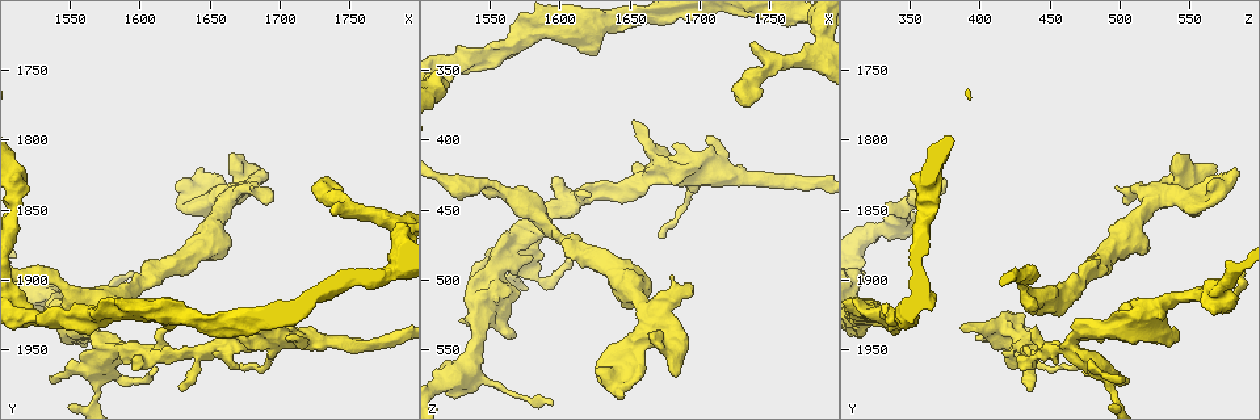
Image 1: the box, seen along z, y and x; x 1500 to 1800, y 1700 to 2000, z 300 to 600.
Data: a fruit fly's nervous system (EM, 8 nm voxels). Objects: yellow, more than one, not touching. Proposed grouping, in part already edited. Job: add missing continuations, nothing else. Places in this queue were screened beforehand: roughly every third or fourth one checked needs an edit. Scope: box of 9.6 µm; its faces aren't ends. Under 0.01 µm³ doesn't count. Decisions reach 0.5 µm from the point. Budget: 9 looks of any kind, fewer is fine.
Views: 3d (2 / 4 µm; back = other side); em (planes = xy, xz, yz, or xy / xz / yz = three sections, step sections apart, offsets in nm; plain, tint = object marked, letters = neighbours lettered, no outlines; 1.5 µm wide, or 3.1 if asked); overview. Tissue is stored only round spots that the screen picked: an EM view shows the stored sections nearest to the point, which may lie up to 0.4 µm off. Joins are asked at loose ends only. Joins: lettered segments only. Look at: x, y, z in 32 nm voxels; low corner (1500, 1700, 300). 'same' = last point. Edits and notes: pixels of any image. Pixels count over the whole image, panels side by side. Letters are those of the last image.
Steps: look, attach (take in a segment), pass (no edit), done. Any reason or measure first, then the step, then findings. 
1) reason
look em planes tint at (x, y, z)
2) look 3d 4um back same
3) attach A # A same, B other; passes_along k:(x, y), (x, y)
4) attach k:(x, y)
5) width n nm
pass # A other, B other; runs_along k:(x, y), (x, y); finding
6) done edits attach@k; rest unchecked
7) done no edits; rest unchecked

branch stops here
look 3d 4um at (1738, 1854, 332)

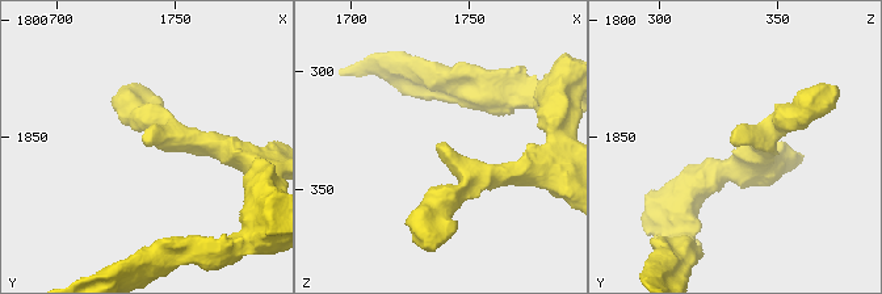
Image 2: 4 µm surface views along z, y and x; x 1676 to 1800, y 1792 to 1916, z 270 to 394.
shape alone is not enough
look em xy step 4 letters at (1737, 1852, 330)

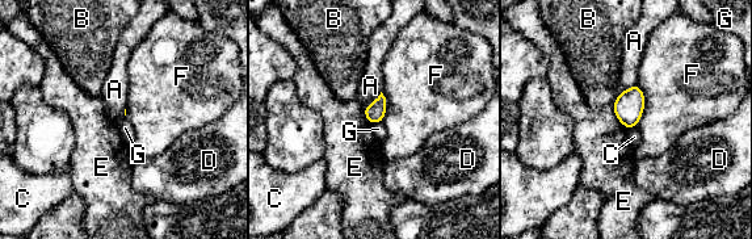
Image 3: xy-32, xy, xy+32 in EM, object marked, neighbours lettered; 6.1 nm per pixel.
cut it another way
look em xz step 4 letters same

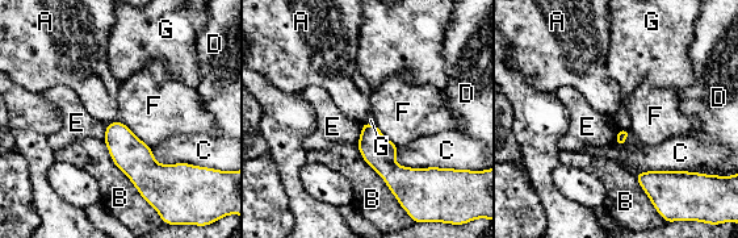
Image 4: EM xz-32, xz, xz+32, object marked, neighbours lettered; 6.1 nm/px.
pass # A other, B other, C other, D other, E other, F other, G other; border 4:(118, 120), (110, 121), (107, 125); no lettered segment goes on from it

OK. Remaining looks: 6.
an open end
look 3d 4um at (1622, 1936, 336)

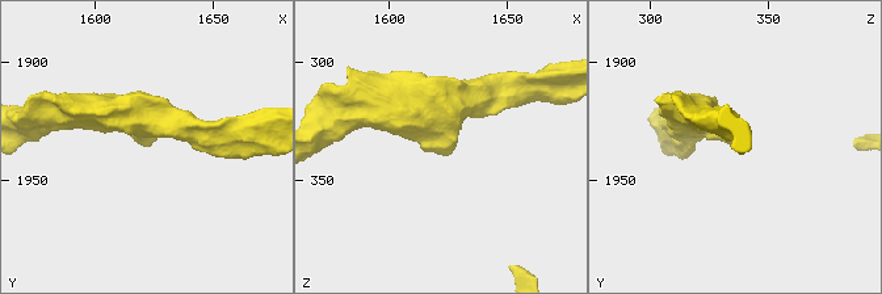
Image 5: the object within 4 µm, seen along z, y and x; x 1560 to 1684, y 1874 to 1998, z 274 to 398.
need the tissue
look em xy step 8 letters at (1622, 1937, 335)

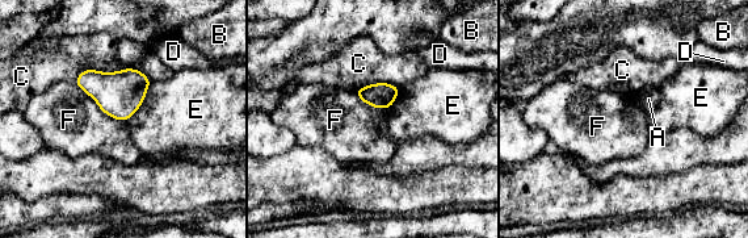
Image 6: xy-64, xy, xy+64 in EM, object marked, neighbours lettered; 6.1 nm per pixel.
look em planes letters same

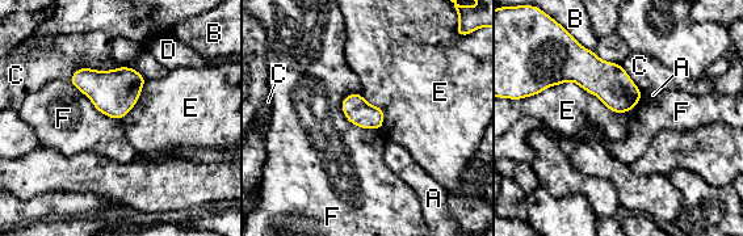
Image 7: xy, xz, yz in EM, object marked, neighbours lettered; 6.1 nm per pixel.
pass # A other, B other, C other, D other, E other, F other; border 7:(343, 97), (352, 123), (381, 130); none of them fits

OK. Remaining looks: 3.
look 3d 4um at (1630, 1980, 434)

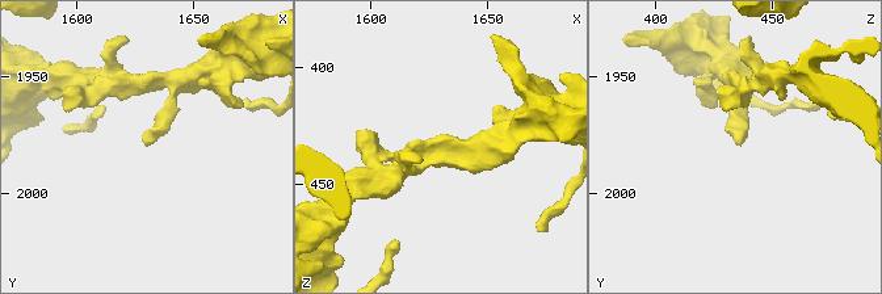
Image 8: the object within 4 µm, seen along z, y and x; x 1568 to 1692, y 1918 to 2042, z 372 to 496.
shape alone is not enough
look em yz step 4 letters at (1629, 1981, 436)

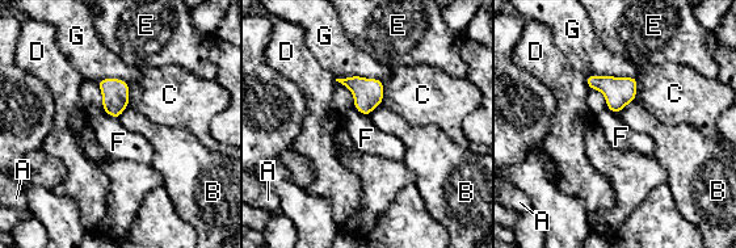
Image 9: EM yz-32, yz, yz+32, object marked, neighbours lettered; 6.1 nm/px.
longest_contact G 320 nm
pass # A other, B other, C other, D other, E other, F other, G other; none of them fits

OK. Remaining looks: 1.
branch stops here
look em planes letters at (1540, 1972, 502)

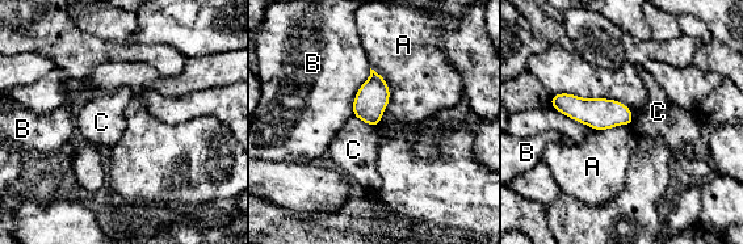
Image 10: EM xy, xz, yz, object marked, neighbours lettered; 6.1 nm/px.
width 190 nm
pass # A other, B other, C other; border 10:(550, 104), (594, 129), (630, 125); no lettered segment goes on from it

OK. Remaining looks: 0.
done no edits; rest unchecked

